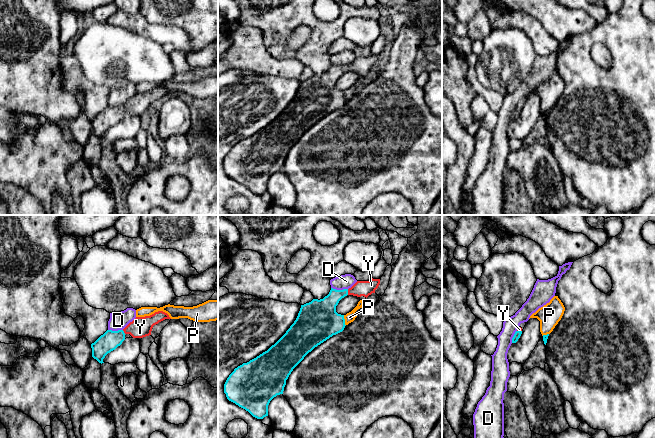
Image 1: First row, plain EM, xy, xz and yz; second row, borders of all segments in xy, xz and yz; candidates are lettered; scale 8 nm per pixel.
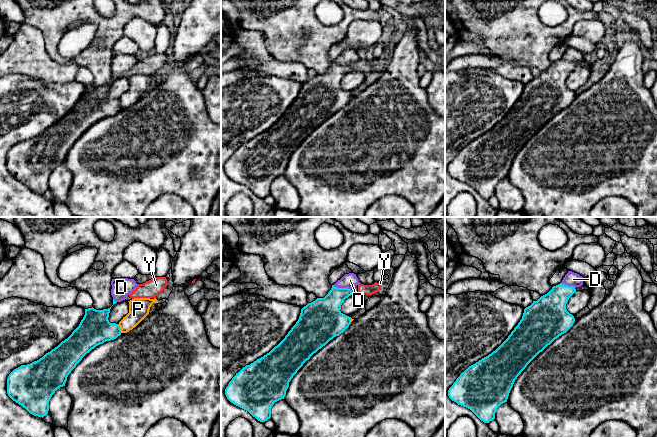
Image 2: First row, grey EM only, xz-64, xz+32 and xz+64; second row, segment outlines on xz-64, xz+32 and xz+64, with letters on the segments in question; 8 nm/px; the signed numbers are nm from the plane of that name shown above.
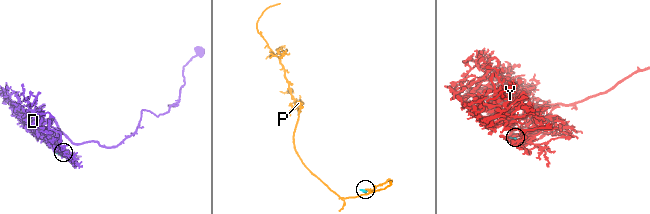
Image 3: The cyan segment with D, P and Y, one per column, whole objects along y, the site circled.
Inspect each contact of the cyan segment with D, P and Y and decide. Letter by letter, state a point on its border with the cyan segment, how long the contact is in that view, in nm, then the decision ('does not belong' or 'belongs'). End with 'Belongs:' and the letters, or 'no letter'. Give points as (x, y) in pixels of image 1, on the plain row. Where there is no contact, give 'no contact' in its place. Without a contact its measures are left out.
D: contact xz (339, 66); length 140 nm; does not belong
P: contact xz (344, 96); length 90 nm; does not belong
Y: contact xz (347, 68); length 50 nm; belongs
Belongs: Y

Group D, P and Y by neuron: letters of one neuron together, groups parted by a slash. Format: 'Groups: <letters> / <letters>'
Groups: D / P / Y

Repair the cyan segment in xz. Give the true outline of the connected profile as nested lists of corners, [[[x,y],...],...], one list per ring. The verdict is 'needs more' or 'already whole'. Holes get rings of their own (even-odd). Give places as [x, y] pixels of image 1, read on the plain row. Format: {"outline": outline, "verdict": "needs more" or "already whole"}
{"outline": [[[380,55],[357,57],[351,64],[336,66],[331,64],[323,75],[313,75],[301,81],[294,99],[286,109],[267,127],[234,145],[224,160],[224,169],[229,177],[248,187],[253,193],[263,195],[268,192],[268,181],[277,171],[283,170],[286,156],[293,145],[315,123],[345,104],[344,91],[336,88],[339,77],[347,71],[368,73],[380,60]]], "verdict": "needs more"}

